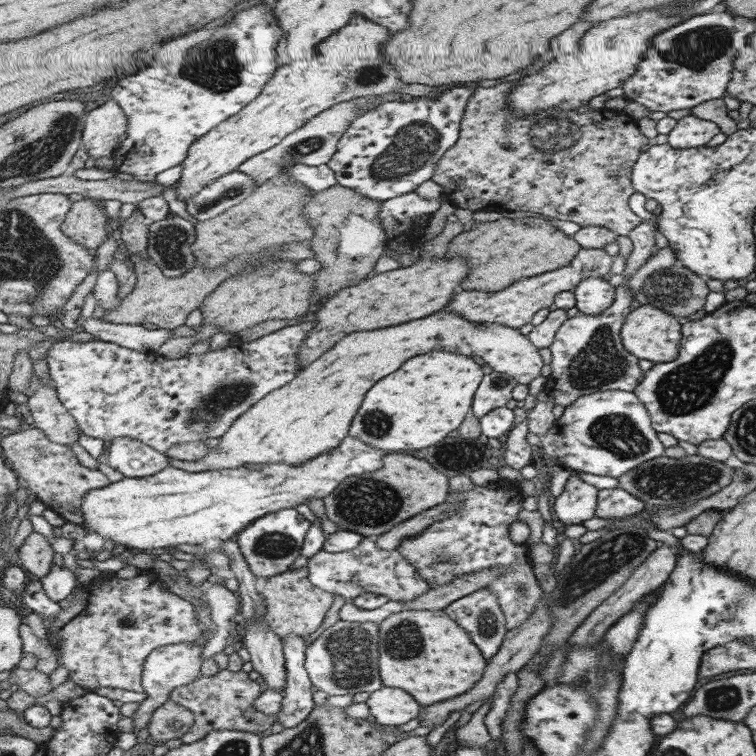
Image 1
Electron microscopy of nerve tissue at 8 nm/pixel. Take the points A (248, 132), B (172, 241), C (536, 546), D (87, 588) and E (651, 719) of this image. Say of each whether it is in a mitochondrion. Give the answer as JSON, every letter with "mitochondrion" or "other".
{"A":"other","B":"mitochondrion","C":"other","D":"other","E":"other"}

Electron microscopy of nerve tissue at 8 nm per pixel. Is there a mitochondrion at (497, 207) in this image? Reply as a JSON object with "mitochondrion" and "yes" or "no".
{"mitochondrion":"no"}

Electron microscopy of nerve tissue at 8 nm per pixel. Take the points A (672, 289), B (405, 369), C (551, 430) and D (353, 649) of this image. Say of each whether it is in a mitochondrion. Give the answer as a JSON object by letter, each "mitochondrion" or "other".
{"A":"mitochondrion","B":"other","C":"other","D":"mitochondrion"}

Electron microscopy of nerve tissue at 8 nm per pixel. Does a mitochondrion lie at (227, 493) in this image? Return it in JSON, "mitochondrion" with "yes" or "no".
{"mitochondrion":"no"}

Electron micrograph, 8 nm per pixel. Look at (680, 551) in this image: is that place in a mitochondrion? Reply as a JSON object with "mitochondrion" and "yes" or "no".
{"mitochondrion":"no"}

